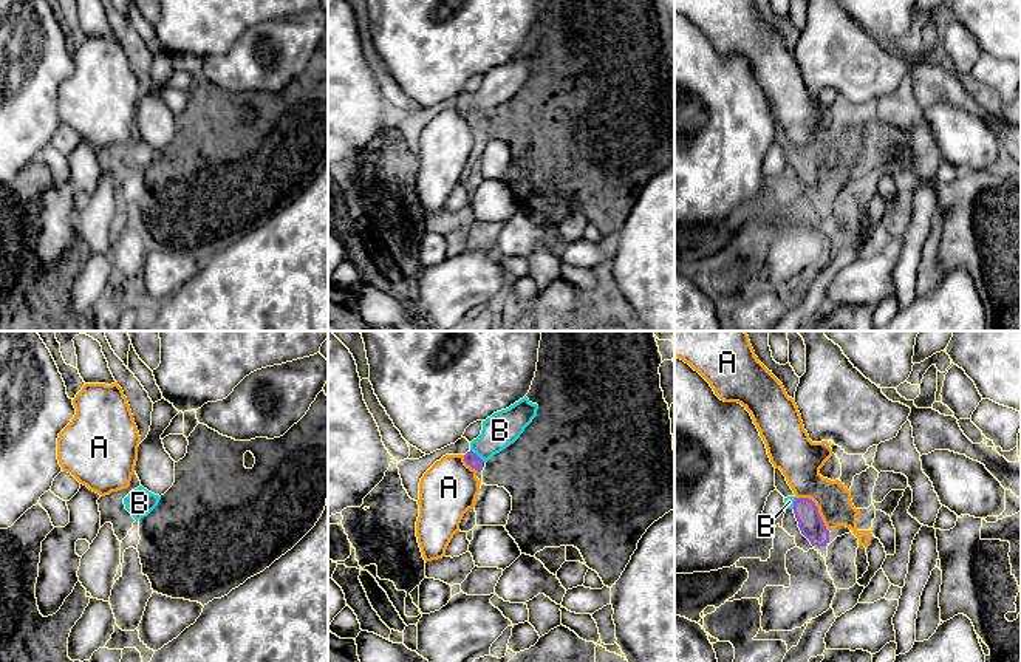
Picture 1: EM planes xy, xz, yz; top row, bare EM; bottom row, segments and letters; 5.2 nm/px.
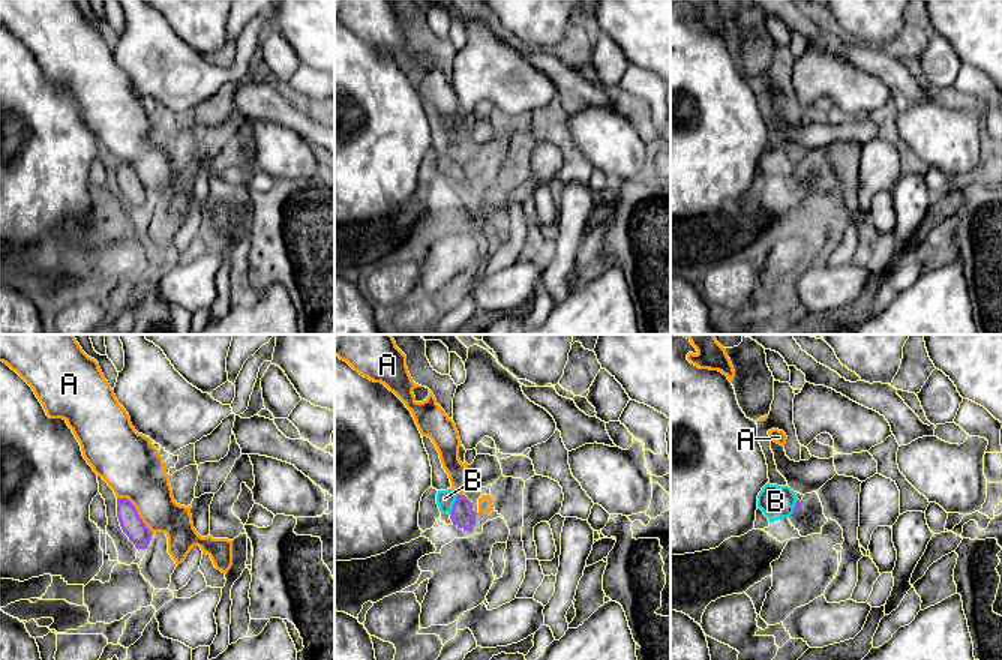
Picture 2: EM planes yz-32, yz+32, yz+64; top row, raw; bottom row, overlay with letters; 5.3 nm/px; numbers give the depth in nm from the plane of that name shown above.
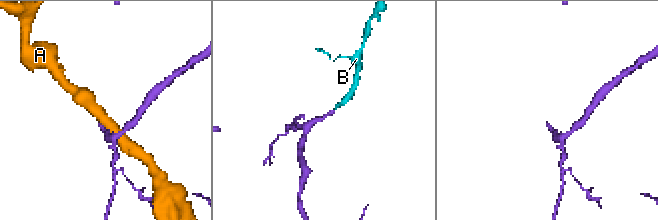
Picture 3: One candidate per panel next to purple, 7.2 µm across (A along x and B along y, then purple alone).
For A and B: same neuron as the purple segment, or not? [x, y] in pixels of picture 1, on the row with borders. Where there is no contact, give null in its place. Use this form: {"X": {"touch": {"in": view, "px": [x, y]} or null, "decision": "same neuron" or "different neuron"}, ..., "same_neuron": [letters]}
{"A": {"touch": {"in": "yz", "px": [817, 508]}, "decision": "different neuron"}, "B": {"touch": {"in": "xz", "px": [477, 455]}, "decision": "same neuron"}, "same_neuron": ["B"]}

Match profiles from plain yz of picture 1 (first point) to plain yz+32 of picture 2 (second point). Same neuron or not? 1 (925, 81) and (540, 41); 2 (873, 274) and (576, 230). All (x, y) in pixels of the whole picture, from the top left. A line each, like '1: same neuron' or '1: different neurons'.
1: different neurons
2: different neurons

